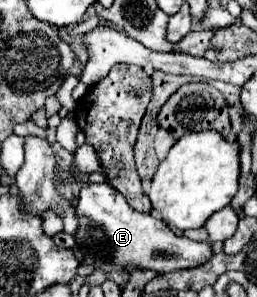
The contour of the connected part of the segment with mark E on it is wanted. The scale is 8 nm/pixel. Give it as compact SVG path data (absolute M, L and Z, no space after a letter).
M85 183L81 187L77 219L77 251L83 255L85 263L91 263L101 271L125 269L129 267L129 263L137 263L137 267L149 267L157 273L171 273L177 269L191 269L203 265L213 257L211 243L191 241L183 235L177 237L155 215L145 215L131 209L129 203L121 197L121 193L109 183Z

